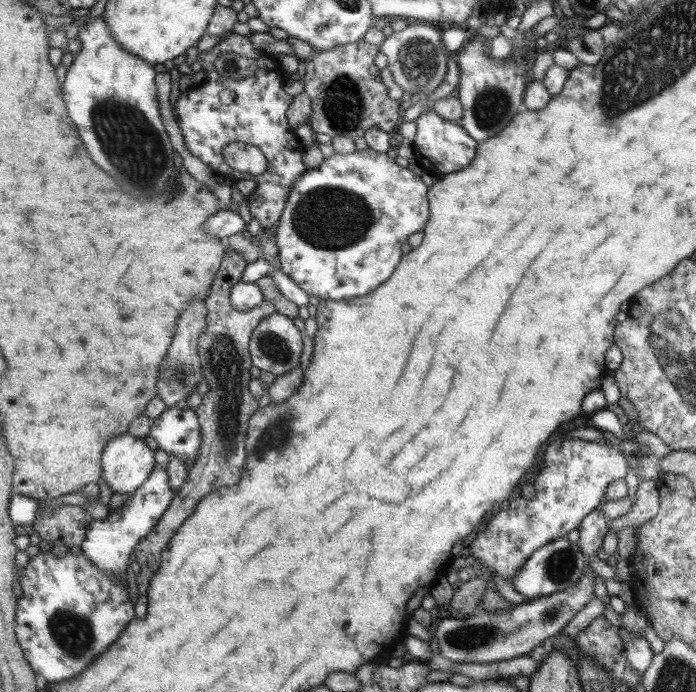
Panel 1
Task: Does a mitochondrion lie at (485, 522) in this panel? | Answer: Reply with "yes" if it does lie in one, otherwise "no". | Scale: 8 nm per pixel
no

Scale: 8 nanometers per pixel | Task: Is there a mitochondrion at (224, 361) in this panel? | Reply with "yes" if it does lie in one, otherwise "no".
yes

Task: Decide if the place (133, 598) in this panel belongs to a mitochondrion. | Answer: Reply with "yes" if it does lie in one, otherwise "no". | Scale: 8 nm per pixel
no

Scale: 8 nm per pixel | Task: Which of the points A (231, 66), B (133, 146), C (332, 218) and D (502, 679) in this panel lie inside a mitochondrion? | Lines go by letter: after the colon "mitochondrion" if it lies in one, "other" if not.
A: other
B: mitochondrion
C: mitochondrion
D: other

